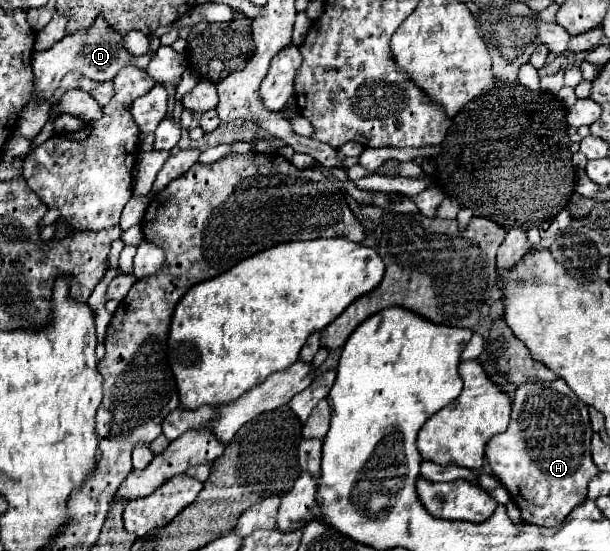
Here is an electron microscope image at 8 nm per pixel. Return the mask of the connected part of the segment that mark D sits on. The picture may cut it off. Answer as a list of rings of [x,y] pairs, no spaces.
[[[97,17],[93,25],[85,29],[85,33],[65,33],[65,37],[59,39],[53,47],[33,57],[33,75],[35,75],[35,85],[39,89],[39,95],[49,97],[57,89],[63,75],[67,75],[69,71],[79,71],[93,81],[113,81],[115,73],[119,73],[123,67],[133,65],[139,69],[147,69],[149,57],[147,55],[135,57],[123,47],[123,41],[125,41],[125,35],[113,33],[113,29],[109,29],[109,25],[105,25],[101,17]]]

